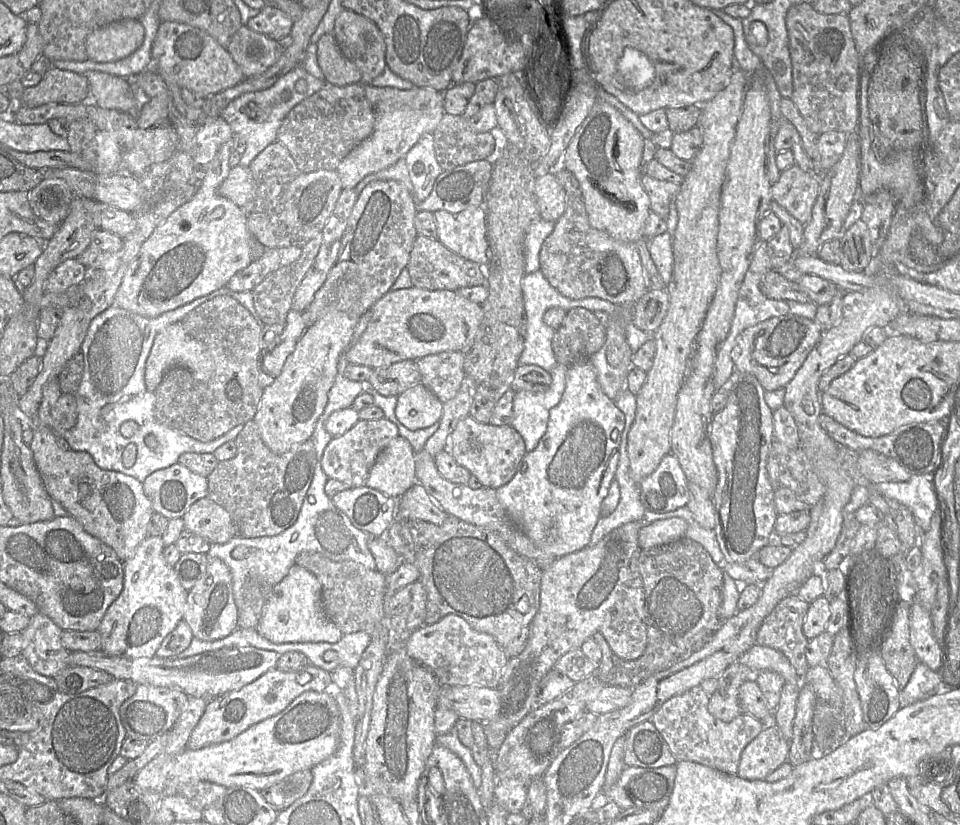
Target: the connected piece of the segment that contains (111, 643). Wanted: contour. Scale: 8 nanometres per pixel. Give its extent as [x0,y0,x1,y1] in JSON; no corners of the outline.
[97,536,188,657]

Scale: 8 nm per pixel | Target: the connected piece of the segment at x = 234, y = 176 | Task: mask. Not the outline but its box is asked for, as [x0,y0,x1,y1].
[218,167,256,207]

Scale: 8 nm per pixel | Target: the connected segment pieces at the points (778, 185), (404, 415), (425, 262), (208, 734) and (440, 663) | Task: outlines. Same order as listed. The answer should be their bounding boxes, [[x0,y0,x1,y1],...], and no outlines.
[[771,164,818,225],[395,383,443,431],[406,236,484,291],[187,665,332,750],[404,614,509,688]]

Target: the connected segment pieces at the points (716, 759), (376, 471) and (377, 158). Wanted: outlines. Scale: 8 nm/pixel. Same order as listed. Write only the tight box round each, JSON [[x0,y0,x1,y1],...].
[[650,686,765,774],[366,436,415,498],[337,85,445,189]]

